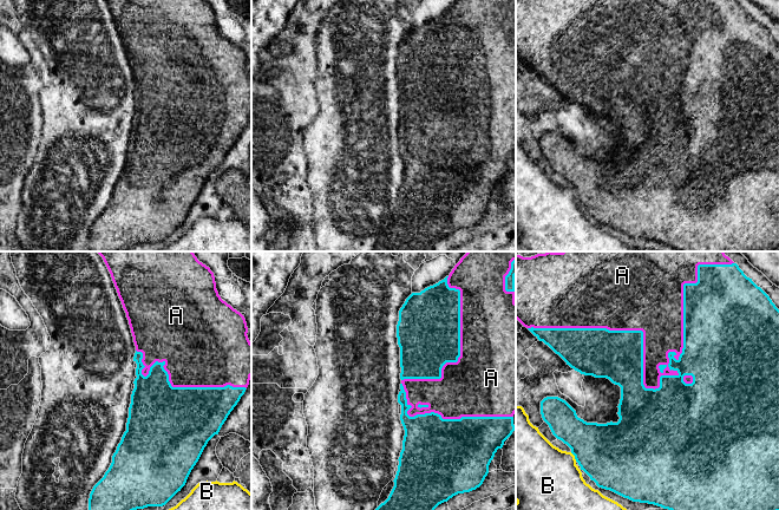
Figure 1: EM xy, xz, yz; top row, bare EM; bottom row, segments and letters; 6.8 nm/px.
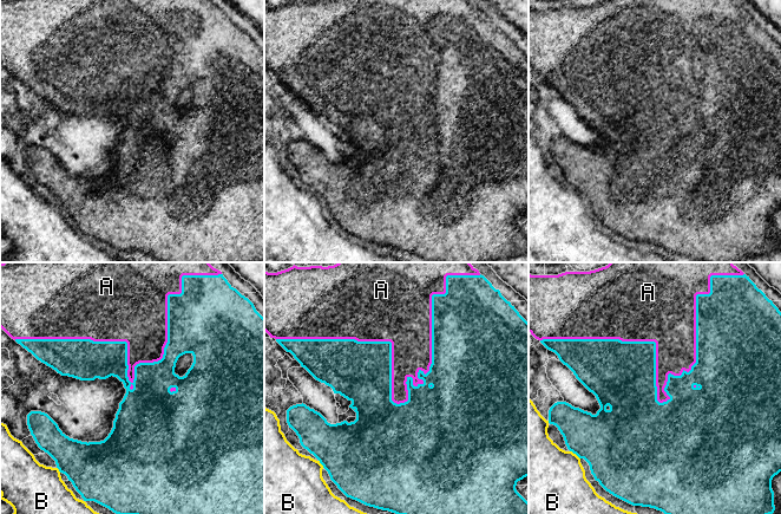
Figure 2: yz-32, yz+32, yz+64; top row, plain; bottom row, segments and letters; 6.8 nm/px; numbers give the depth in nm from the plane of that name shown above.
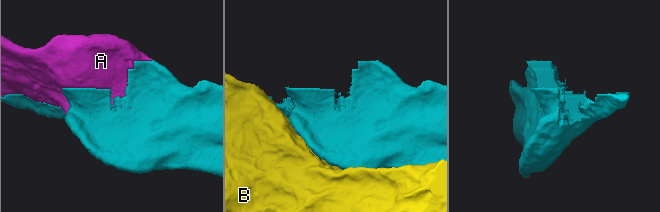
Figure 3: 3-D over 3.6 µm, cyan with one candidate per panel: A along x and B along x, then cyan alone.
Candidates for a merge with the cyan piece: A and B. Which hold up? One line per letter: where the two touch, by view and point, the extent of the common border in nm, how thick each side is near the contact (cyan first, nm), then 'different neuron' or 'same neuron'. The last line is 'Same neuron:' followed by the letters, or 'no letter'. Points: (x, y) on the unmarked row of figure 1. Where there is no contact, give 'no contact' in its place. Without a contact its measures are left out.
A: contact yz (642, 119); length 1200 nm; calibres 420 and 180 nm; same neuron
B: contact yz (575, 193); length 80 nm; calibres 420 and 460 nm; different neuron
Same neuron: A

